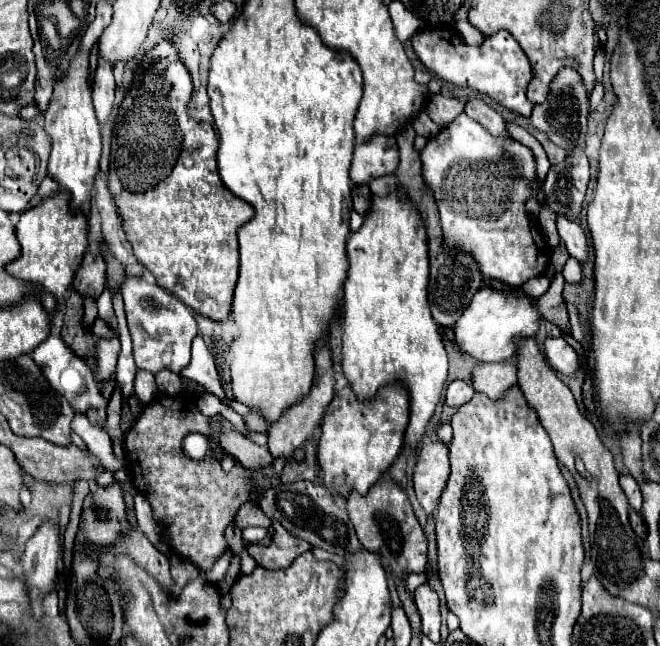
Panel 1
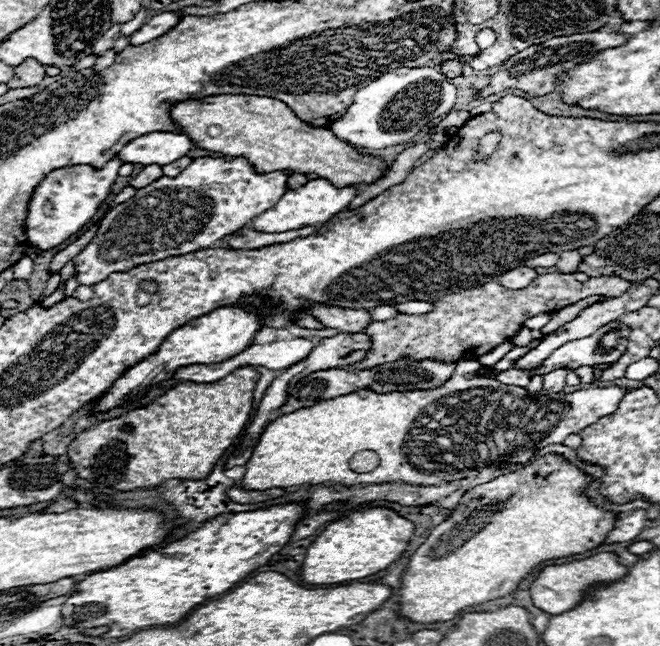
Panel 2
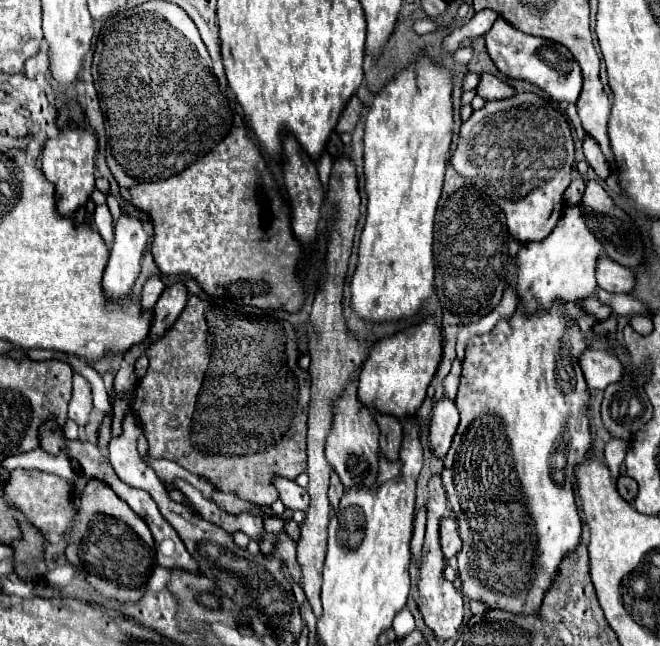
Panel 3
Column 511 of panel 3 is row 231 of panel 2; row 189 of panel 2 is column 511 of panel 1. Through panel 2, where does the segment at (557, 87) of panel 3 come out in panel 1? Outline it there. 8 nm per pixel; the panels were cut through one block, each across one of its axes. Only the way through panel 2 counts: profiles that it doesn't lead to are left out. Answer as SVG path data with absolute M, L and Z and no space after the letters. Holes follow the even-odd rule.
M428 28L420 30L410 38L410 44L424 64L424 68L434 74L436 78L458 86L458 88L470 88L478 94L490 96L496 104L528 118L532 112L532 102L526 98L526 86L532 78L532 70L528 64L526 54L518 46L518 42L512 38L510 32L502 30L494 36L488 36L482 46L468 46L460 40L458 32L452 28Z

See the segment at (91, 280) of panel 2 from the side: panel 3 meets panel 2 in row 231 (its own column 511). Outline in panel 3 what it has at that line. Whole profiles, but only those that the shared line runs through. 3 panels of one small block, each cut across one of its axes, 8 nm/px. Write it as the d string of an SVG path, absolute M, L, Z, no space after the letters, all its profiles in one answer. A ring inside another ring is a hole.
M516 94L506 100L486 102L484 108L474 110L462 124L458 148L450 158L450 166L476 188L486 192L494 204L502 208L508 222L508 232L518 242L544 240L562 216L564 190L570 186L570 168L574 162L574 144L564 112L550 100L536 94Z

